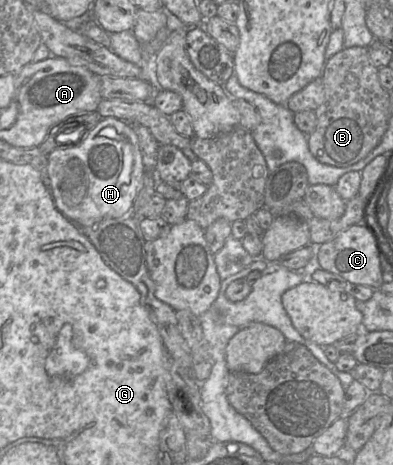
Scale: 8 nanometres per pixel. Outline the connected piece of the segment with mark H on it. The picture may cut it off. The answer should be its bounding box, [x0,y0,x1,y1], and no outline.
[45,117,144,225]

